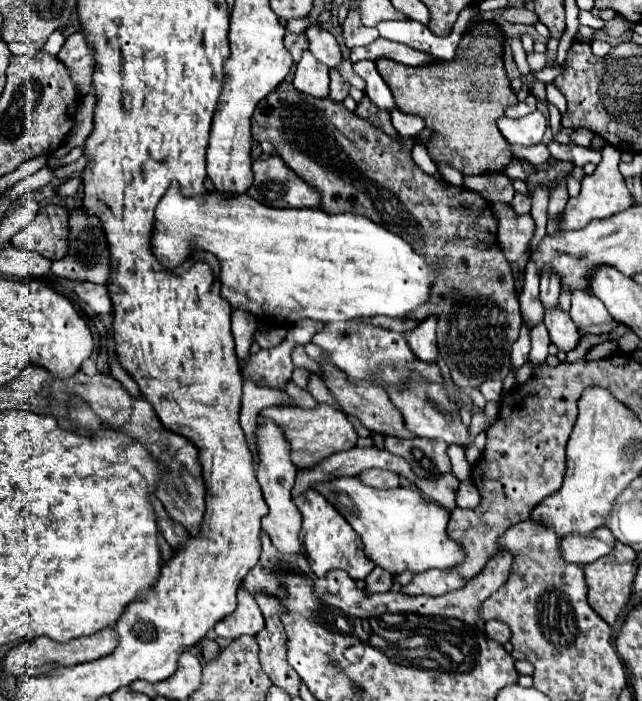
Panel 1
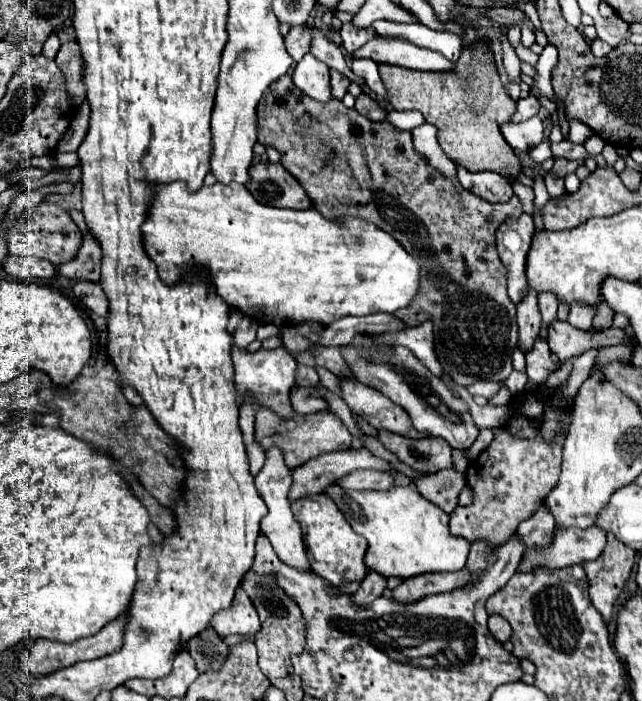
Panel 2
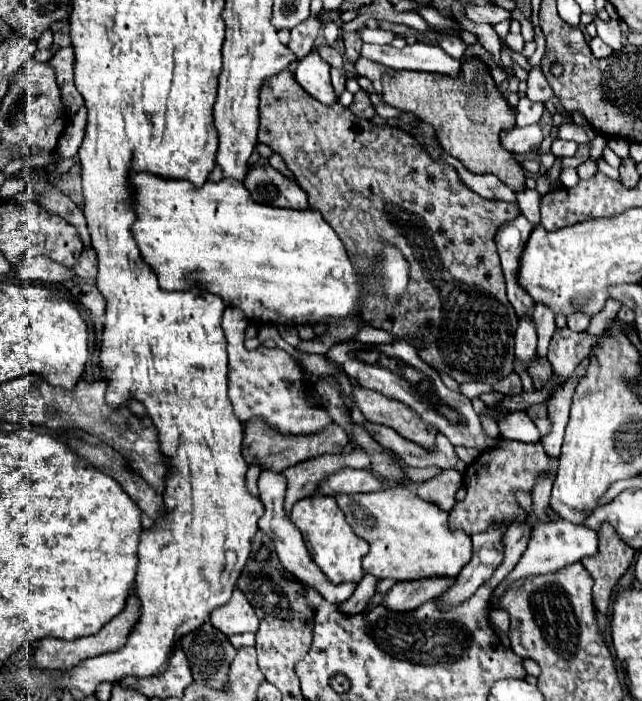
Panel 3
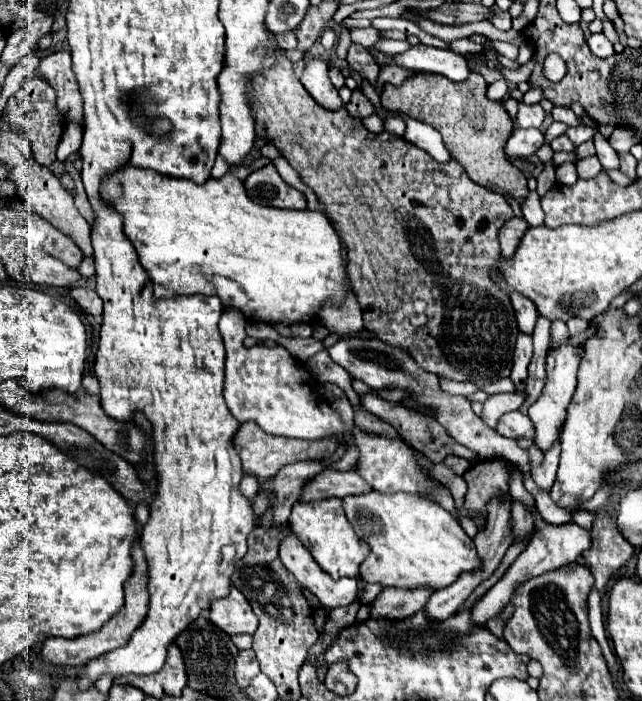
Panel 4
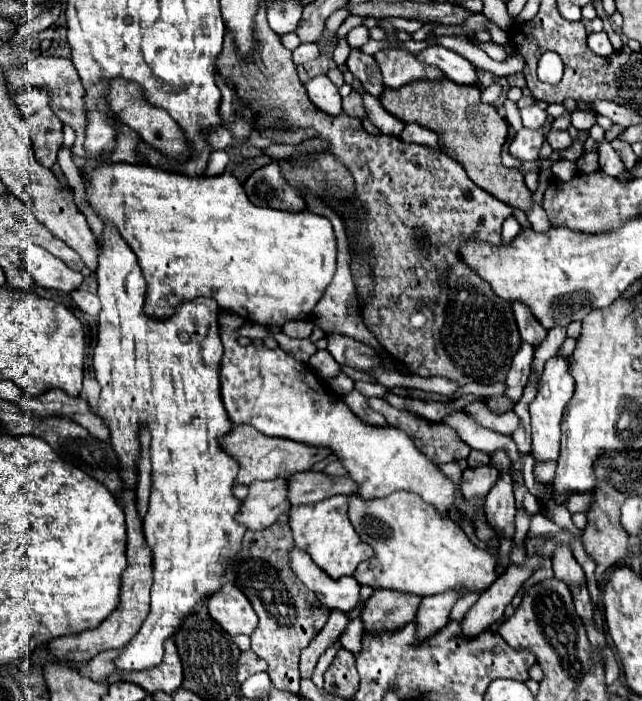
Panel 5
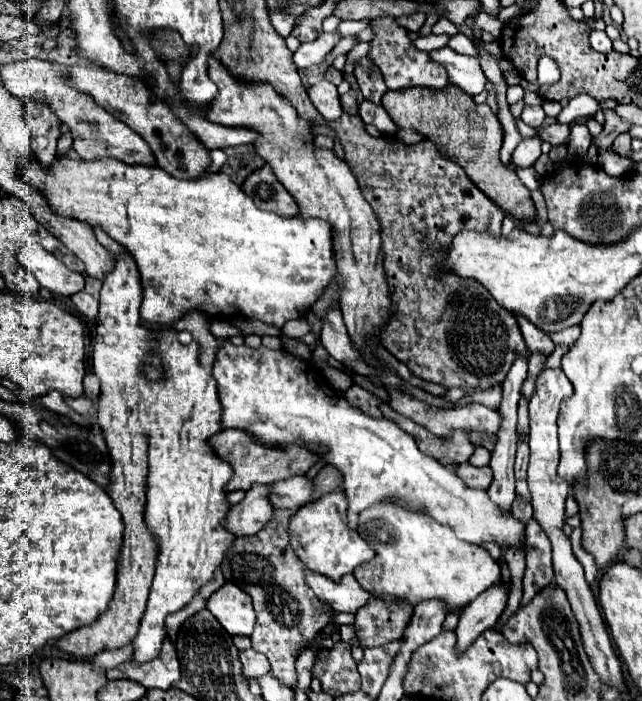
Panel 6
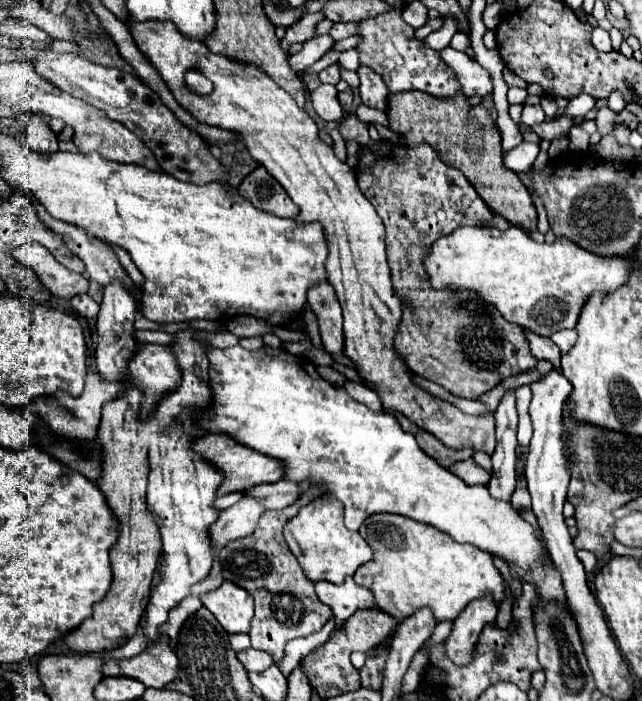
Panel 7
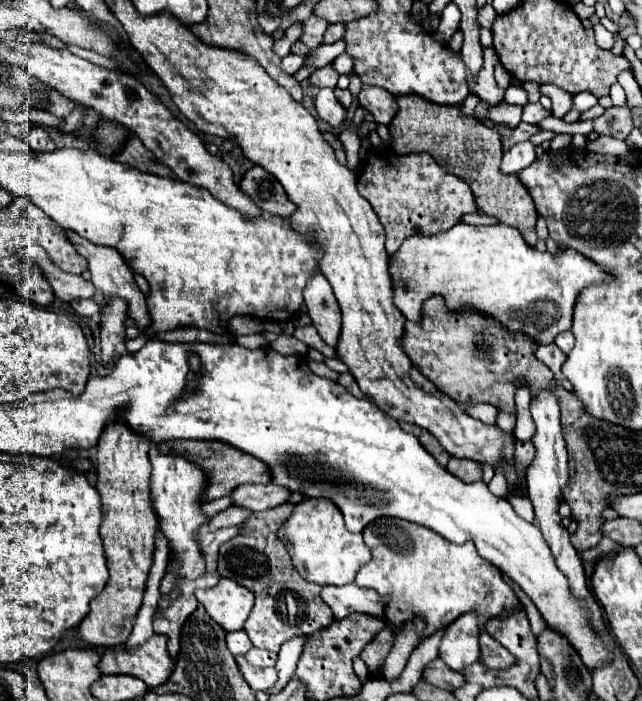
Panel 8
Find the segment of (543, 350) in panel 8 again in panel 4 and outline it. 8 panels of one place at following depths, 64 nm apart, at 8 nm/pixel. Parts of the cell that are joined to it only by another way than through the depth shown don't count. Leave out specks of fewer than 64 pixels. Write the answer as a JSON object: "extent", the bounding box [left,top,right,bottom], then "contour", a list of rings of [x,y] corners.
{"extent":[510,292,536,334],"contour":[[[510,292],[510,300],[512,300],[512,306],[516,310],[520,330],[526,332],[526,334],[532,334],[534,324],[536,324],[536,306],[534,306],[534,302],[530,302],[530,298],[524,298],[518,292]]]}

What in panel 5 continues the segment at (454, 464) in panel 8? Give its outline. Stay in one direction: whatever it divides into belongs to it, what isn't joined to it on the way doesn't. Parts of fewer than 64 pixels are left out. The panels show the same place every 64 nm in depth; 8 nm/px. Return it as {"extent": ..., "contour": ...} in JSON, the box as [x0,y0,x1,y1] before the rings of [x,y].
{"extent":[462,464,500,502],"contour":[[[492,464],[464,470],[462,472],[464,498],[468,502],[474,502],[476,498],[484,498],[492,490],[492,486],[498,482],[498,478],[500,478],[500,472]]]}

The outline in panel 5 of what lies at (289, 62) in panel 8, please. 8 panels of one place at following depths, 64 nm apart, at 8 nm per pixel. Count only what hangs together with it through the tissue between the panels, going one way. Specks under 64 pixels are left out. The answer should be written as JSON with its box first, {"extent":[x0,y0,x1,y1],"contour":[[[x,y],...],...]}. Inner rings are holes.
{"extent":[292,16,364,64],"contour":[[[348,16],[348,18],[344,20],[344,24],[340,26],[340,30],[338,30],[338,38],[344,38],[352,28],[360,26],[362,22],[364,22],[364,18],[362,18],[362,16]],[[300,44],[294,52],[292,52],[296,64],[306,64],[310,62],[312,58],[318,56],[318,46],[316,44]]]}

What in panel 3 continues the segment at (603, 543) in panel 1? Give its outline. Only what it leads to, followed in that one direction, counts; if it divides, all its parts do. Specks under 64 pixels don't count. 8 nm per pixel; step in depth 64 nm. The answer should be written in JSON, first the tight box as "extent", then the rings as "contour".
{"extent":[494,522,598,598],"contour":[[[544,522],[536,526],[536,532],[532,534],[526,552],[522,554],[518,566],[508,574],[508,578],[502,582],[502,586],[494,592],[494,598],[498,598],[498,594],[502,594],[502,590],[506,590],[506,586],[512,580],[518,578],[526,578],[530,574],[546,574],[546,572],[556,572],[560,568],[566,568],[574,562],[580,562],[586,556],[594,556],[598,552],[598,532],[588,528],[588,526],[574,526],[570,522]]]}

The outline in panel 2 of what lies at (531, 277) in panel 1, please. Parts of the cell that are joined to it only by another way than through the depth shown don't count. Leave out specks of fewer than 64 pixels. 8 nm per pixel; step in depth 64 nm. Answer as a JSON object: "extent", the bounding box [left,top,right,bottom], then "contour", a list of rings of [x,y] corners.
{"extent":[518,288,542,352],"contour":[[[528,288],[528,294],[518,304],[518,326],[520,326],[518,346],[524,352],[528,352],[532,350],[532,344],[542,326],[542,316],[538,310],[538,294],[534,294],[534,288]]]}

